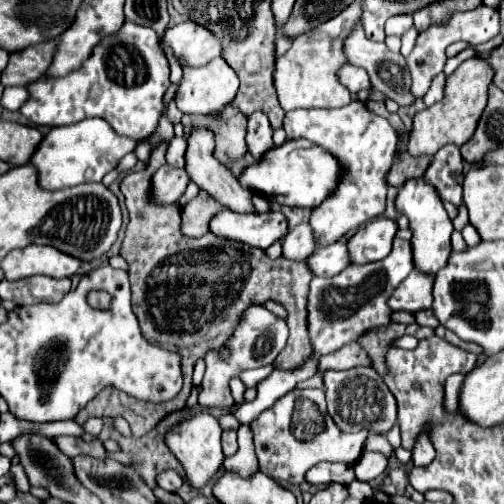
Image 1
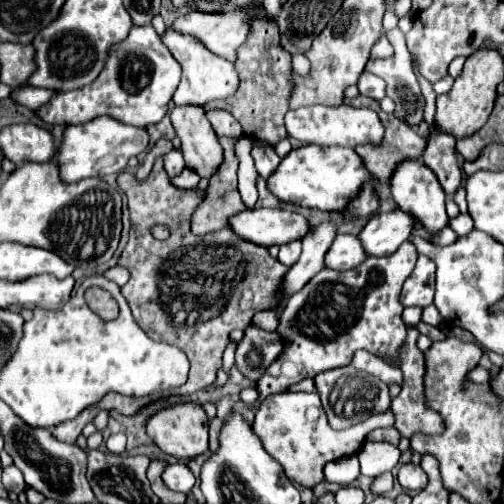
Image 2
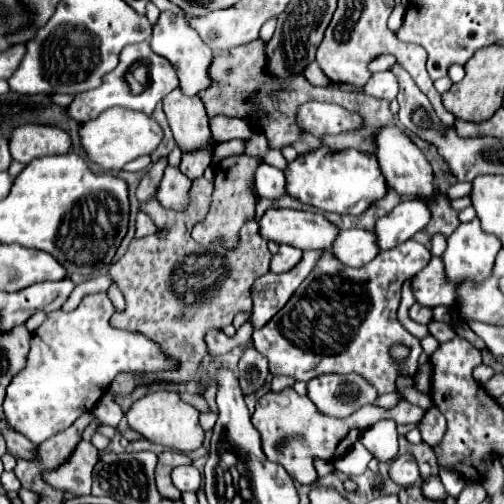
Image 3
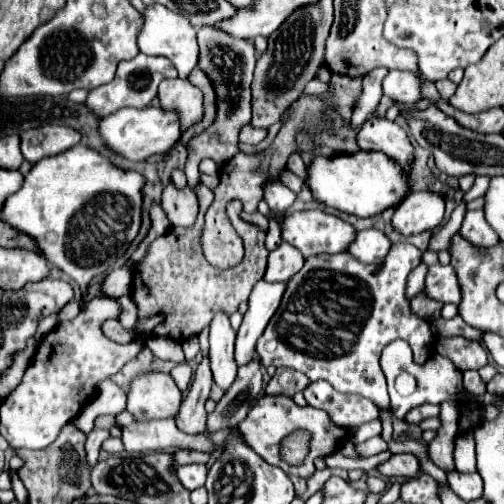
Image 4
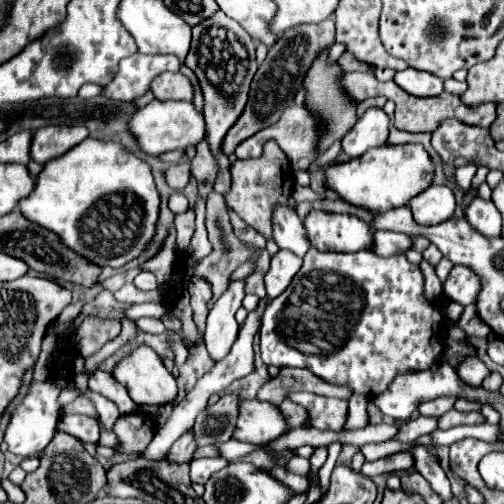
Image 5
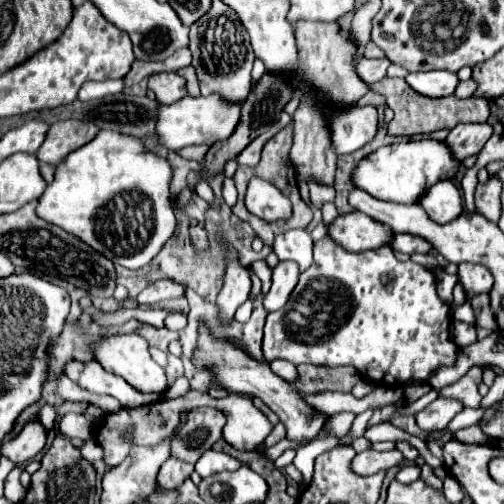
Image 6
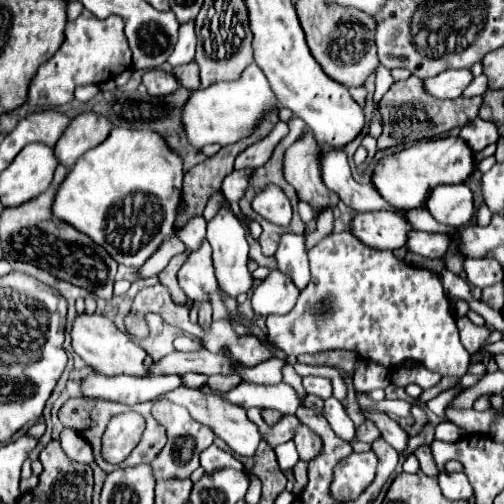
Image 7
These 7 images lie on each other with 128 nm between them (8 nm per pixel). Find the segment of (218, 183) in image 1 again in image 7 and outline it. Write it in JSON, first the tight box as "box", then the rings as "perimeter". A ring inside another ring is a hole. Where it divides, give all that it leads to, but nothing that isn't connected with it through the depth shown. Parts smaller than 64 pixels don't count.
{"box":[142,68,178,96],"perimeter":[[[162,68],[148,70],[142,76],[142,84],[146,86],[150,96],[166,96],[166,94],[172,94],[178,88],[178,80],[174,78],[174,74],[164,72]]]}

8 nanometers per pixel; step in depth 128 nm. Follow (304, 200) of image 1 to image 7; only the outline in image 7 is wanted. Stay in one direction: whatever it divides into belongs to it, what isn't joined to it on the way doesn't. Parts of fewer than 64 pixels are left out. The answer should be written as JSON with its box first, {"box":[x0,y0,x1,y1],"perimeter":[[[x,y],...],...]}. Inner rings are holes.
{"box":[372,136,478,210],"perimeter":[[[446,136],[438,140],[418,142],[398,154],[384,158],[374,168],[372,182],[380,192],[380,196],[384,196],[384,200],[388,200],[394,208],[406,210],[406,208],[426,206],[426,200],[432,194],[432,188],[440,184],[466,182],[476,168],[478,168],[478,162],[474,158],[472,148],[468,148],[468,144],[464,144],[464,140],[460,138]]]}

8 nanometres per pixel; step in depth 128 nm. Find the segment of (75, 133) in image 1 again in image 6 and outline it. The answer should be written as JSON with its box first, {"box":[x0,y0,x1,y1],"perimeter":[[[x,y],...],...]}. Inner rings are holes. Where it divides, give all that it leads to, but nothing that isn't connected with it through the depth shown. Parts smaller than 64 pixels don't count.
{"box":[156,94,242,150],"perimeter":[[[218,94],[198,96],[198,98],[184,96],[182,100],[174,104],[160,106],[156,134],[160,142],[172,150],[180,150],[186,146],[198,146],[198,144],[212,146],[214,142],[220,142],[232,136],[232,132],[236,130],[240,122],[240,110],[242,110],[242,102],[228,102]]]}

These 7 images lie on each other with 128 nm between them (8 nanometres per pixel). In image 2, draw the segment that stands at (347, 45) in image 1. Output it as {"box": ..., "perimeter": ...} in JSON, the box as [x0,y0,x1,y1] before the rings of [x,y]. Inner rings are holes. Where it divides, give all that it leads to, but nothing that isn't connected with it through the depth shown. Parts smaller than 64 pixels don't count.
{"box":[366,27,424,124],"perimeter":[[[398,27],[392,29],[386,33],[386,36],[391,45],[396,46],[396,54],[392,58],[386,58],[386,60],[368,60],[368,66],[366,70],[384,78],[388,82],[388,88],[386,88],[386,94],[394,100],[396,104],[396,116],[408,124],[420,124],[424,120],[424,96],[420,94],[420,84],[412,72],[412,58],[410,58],[410,52],[406,50],[406,41],[404,34]]]}

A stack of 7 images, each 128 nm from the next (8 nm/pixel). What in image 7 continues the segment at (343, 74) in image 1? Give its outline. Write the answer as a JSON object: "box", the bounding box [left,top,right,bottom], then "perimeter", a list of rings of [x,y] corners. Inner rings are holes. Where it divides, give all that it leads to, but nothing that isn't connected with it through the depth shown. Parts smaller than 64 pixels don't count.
{"box":[424,70,472,98],"perimeter":[[[444,70],[434,78],[426,78],[424,86],[432,96],[438,98],[458,98],[462,96],[464,88],[472,82],[470,70]]]}

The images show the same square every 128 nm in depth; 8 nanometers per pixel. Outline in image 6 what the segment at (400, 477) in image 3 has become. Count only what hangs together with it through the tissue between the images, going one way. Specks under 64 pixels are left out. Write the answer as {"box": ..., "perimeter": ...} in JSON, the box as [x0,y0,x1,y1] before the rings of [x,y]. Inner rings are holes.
{"box":[352,450,404,476],"perimeter":[[[366,450],[356,454],[352,460],[352,470],[360,476],[372,476],[380,470],[388,470],[394,466],[400,466],[404,456],[398,450],[388,450],[388,452],[376,452],[376,450]]]}

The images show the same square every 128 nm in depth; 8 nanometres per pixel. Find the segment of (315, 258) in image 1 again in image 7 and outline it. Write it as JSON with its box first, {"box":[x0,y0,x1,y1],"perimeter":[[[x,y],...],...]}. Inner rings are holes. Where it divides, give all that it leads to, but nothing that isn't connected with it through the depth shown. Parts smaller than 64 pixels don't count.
{"box":[408,230,452,258],"perimeter":[[[412,230],[408,236],[408,250],[414,254],[420,254],[424,258],[440,258],[450,248],[452,238],[442,232],[422,232]]]}

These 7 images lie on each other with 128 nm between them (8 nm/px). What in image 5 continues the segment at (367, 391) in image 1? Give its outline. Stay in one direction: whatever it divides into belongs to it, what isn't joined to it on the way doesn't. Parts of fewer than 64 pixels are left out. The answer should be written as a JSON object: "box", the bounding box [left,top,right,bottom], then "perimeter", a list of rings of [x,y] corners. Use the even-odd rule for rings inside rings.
{"box":[288,392,348,430],"perimeter":[[[290,392],[288,400],[300,404],[308,412],[308,426],[318,430],[340,430],[346,422],[348,400],[314,396],[308,392]]]}

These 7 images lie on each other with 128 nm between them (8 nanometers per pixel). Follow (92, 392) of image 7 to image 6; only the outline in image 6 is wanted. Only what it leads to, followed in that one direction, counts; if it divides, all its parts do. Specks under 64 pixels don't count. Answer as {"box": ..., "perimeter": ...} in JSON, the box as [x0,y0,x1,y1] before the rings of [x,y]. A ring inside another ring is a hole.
{"box":[66,362,158,408],"perimeter":[[[70,362],[66,364],[66,376],[72,376],[72,382],[83,389],[95,393],[103,393],[118,399],[123,407],[136,408],[144,404],[152,404],[158,400],[156,394],[136,392],[128,382],[120,376],[106,372],[98,362]]]}

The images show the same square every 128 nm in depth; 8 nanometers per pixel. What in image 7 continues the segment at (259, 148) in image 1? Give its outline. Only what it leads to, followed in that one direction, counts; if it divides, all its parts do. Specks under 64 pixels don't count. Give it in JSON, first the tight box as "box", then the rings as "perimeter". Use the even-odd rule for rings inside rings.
{"box":[276,234,310,290],"perimeter":[[[284,234],[276,252],[276,262],[278,262],[278,270],[288,274],[300,290],[306,288],[310,280],[310,268],[308,268],[304,236]]]}

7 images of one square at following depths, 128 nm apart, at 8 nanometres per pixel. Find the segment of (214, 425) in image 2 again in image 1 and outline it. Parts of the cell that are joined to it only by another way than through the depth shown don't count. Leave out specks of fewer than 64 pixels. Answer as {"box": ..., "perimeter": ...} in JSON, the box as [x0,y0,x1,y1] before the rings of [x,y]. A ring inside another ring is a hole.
{"box":[222,430,236,458],"perimeter":[[[222,430],[222,452],[226,458],[236,454],[236,430]]]}

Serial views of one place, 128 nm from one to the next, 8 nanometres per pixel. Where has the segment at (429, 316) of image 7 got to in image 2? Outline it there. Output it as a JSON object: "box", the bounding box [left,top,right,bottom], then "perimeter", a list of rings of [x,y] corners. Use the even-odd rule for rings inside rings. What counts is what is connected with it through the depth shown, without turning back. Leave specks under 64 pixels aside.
{"box":[256,240,418,400],"perimeter":[[[406,240],[392,256],[366,258],[352,270],[336,272],[332,268],[322,268],[300,292],[290,296],[278,312],[276,328],[284,348],[256,384],[260,400],[284,392],[290,384],[304,378],[314,378],[324,370],[348,366],[356,350],[368,350],[380,360],[392,360],[400,366],[400,348],[406,340],[400,292],[416,260],[418,250]]]}

